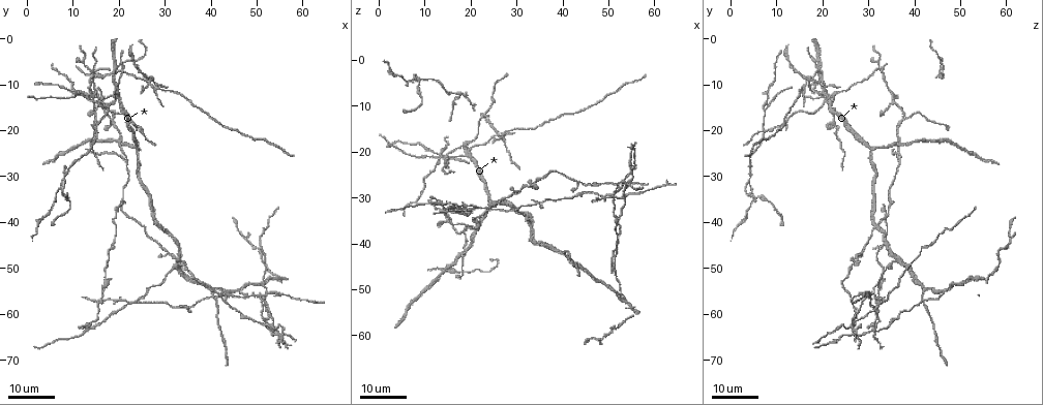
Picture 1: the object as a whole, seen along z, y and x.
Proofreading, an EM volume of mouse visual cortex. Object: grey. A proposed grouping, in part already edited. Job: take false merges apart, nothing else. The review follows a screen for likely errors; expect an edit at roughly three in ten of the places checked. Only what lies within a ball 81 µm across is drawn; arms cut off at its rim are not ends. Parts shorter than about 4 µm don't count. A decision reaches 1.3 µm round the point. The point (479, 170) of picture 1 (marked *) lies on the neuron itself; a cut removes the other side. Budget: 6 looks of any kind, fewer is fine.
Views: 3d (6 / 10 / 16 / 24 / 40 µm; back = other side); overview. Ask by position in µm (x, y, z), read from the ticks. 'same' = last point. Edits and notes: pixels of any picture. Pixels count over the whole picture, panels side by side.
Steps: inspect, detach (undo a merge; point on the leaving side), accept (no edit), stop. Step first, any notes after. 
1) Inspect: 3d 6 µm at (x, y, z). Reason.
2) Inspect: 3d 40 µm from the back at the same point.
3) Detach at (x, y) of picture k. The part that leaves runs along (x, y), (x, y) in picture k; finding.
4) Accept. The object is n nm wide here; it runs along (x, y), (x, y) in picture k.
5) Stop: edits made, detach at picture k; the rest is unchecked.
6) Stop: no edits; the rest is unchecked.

Inspect: 3d 24 µm at (40.0, 54.5, 42.0). Three arms meet.

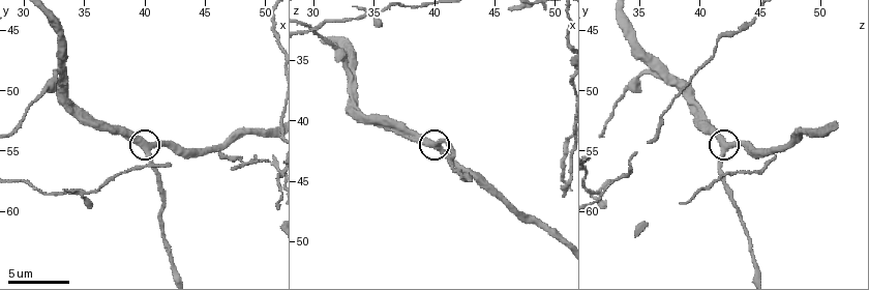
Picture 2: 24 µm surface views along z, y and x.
Inspect: 3d 10 µm at (40.2, 55.0, 42.2).

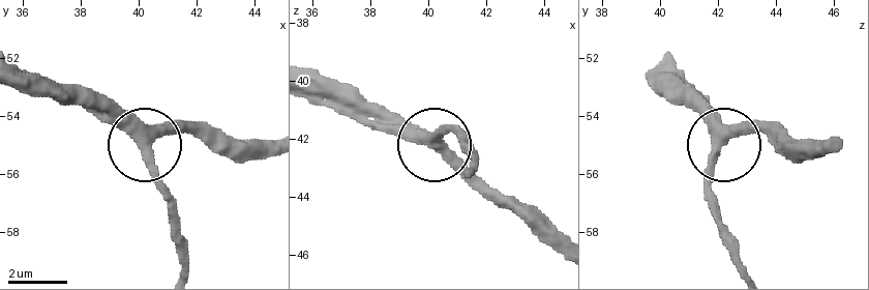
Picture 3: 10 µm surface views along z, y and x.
Accept. The object is 370 nm wide here; it runs along (311, 91), (393, 114), (435, 141), (459, 131) in picture 3; all the same neuron.

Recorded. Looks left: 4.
Inspect: 3d 16 µm at (6.5, 65.0, 31.5). Thin neck.

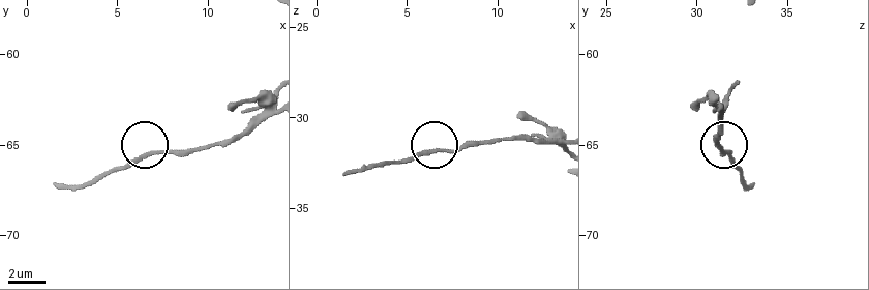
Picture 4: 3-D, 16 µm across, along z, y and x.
Inspect: 3d 10 µm at (6.9, 65.5, 31.9).

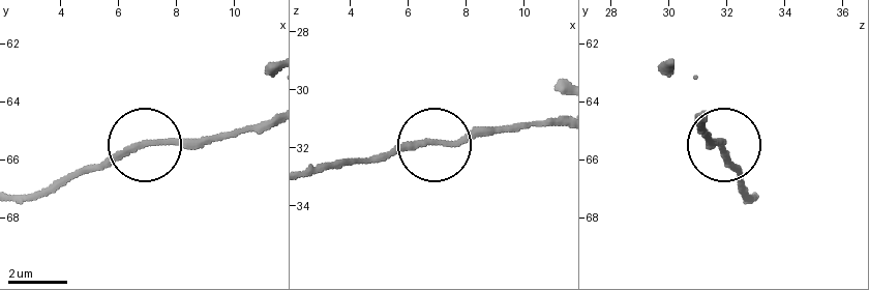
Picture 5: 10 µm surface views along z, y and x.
Accept. It runs along (267, 121), (208, 138), (133, 146), (84, 173) in picture 5; one neuron here.

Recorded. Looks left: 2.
Inspect: 3d 16 µm at (20.0, 7.0, 19.0).

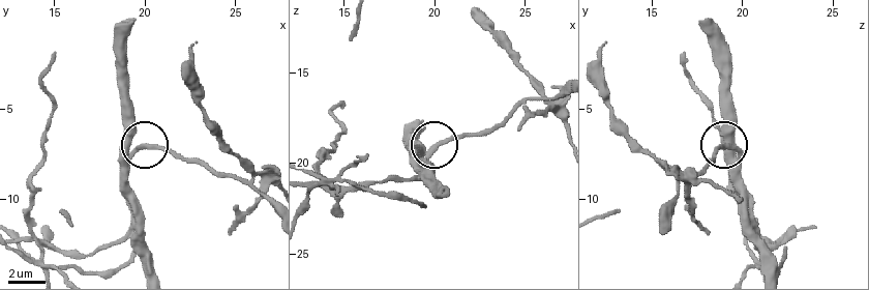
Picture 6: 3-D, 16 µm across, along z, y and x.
Inspect: 3d 6 µm at (19.7, 7.2, 19.3).

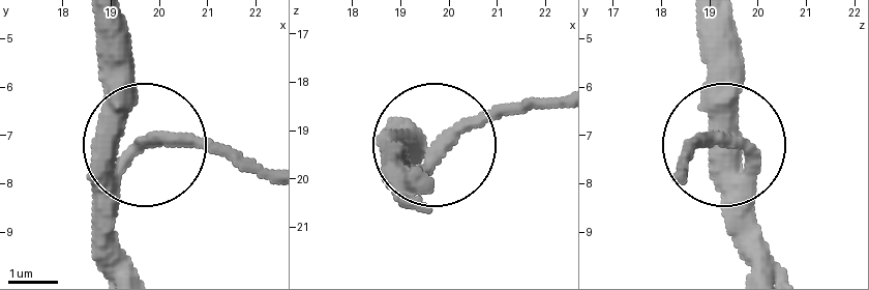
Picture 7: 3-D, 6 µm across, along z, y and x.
Accept. 3 arms meet here; one neuron here.

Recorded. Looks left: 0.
Stop: no edits; the rest is unchecked.

